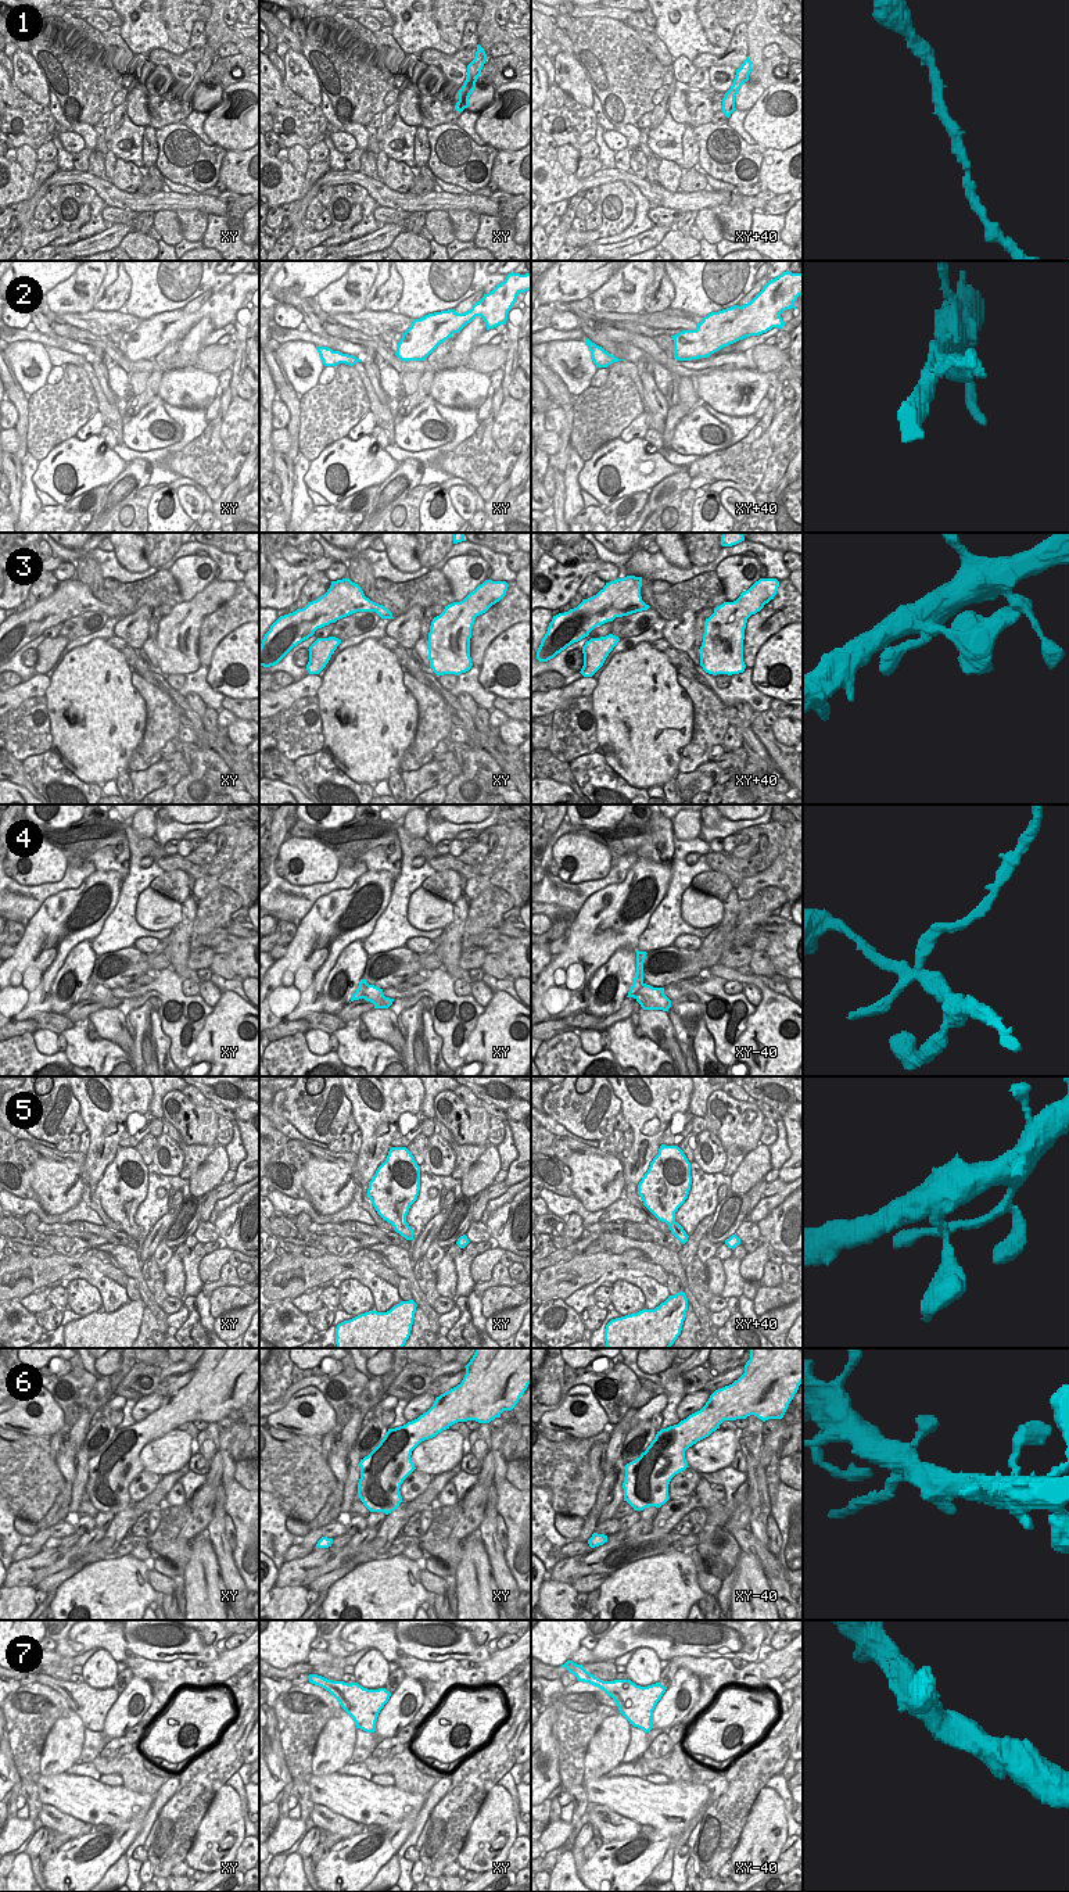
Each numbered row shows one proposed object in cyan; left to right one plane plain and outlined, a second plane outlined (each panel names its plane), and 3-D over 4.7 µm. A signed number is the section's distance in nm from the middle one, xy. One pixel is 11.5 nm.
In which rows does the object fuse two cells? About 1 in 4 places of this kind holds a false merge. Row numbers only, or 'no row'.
4, 6

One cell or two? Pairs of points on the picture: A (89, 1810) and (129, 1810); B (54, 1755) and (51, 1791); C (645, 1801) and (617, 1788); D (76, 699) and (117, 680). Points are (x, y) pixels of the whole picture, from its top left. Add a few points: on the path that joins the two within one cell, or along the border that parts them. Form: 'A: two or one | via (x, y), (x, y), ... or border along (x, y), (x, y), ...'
A: one | via (99, 1809), (119, 1809)
B: two | border along (65, 1772), (40, 1776)
C: one | via (638, 1799), (624, 1795)
D: one | via (86, 697), (100, 683), (107, 683)

